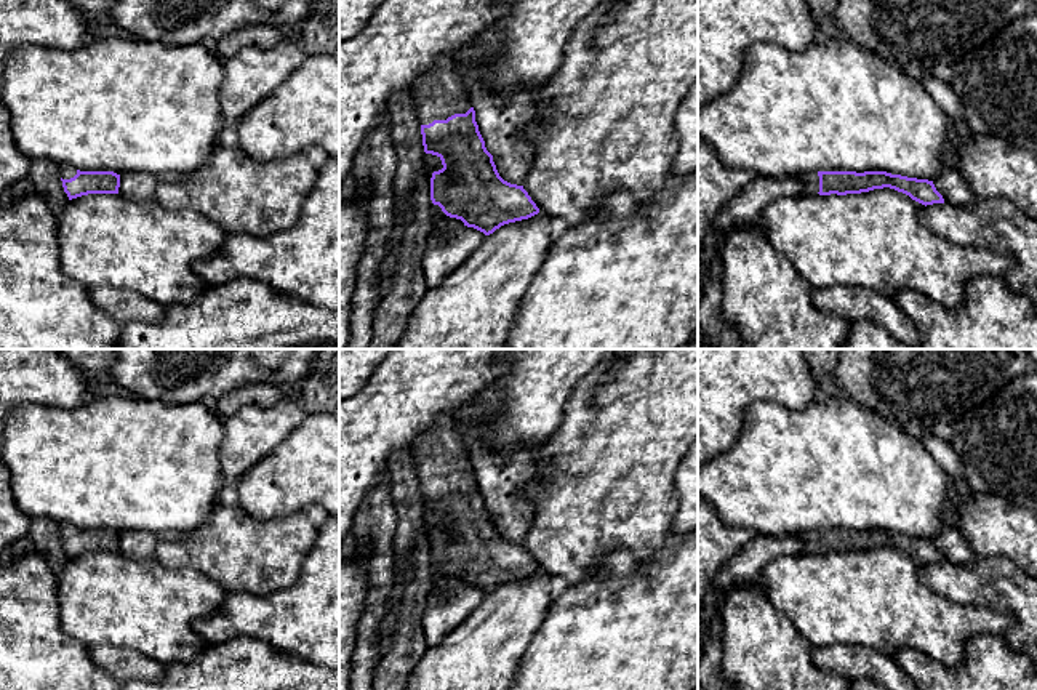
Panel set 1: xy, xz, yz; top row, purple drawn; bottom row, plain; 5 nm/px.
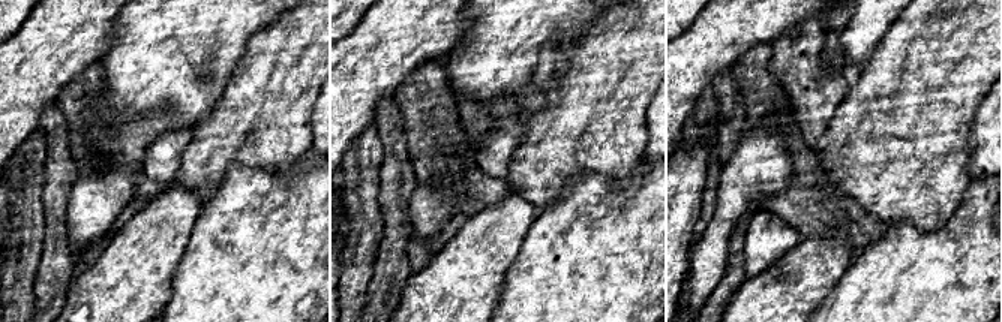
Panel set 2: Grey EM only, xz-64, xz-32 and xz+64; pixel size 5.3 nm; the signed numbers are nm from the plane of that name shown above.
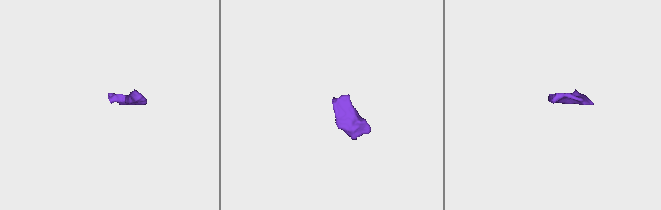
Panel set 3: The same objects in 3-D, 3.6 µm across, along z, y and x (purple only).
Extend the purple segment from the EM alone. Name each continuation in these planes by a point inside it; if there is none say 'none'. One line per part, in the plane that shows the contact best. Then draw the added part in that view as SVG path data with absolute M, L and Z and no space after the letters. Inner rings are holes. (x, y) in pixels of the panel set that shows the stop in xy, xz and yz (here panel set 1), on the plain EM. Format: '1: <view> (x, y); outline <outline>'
1: xz (439, 452); outline M448 413L437 416L413 440L408 450L421 483L429 483L434 479L446 479L454 472L466 472L472 466L454 416Z

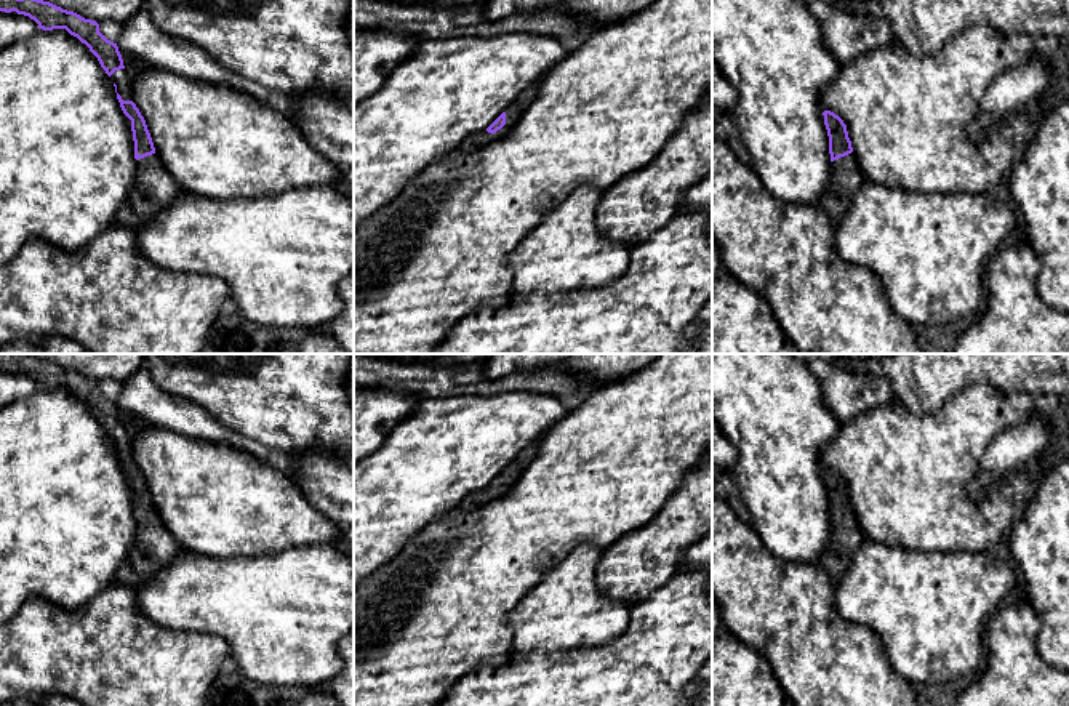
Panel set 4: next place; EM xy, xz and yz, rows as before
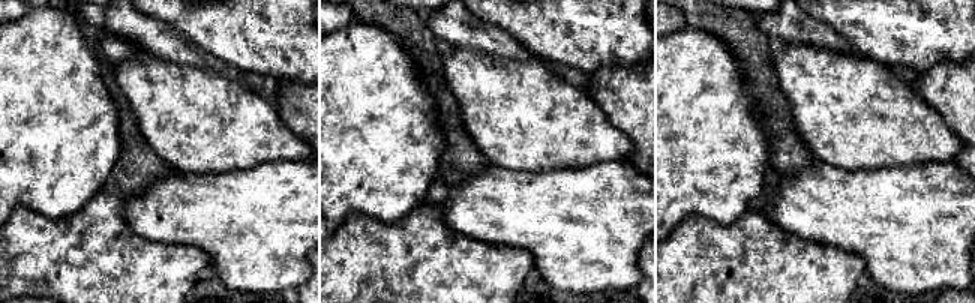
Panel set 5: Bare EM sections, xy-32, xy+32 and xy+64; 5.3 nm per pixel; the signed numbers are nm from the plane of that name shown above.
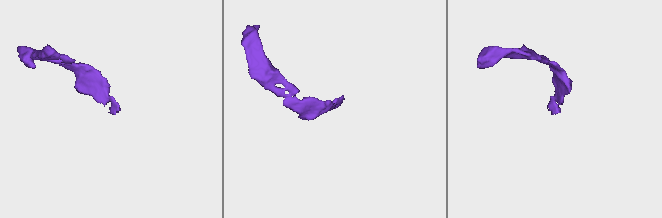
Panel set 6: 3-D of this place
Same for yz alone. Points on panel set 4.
1: yz (847, 537); outline M853 511L832 520L831 541L821 556L821 567L832 581L842 578L864 540Z

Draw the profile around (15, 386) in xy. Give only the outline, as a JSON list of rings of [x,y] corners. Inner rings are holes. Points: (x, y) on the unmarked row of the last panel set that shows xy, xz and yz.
[[[0,370],[0,408],[27,399],[38,389],[38,383],[29,375],[18,373],[16,370]]]

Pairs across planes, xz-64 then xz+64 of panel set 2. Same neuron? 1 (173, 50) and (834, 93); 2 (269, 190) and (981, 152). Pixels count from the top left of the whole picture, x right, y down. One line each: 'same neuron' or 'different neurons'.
1: different neurons
2: different neurons

